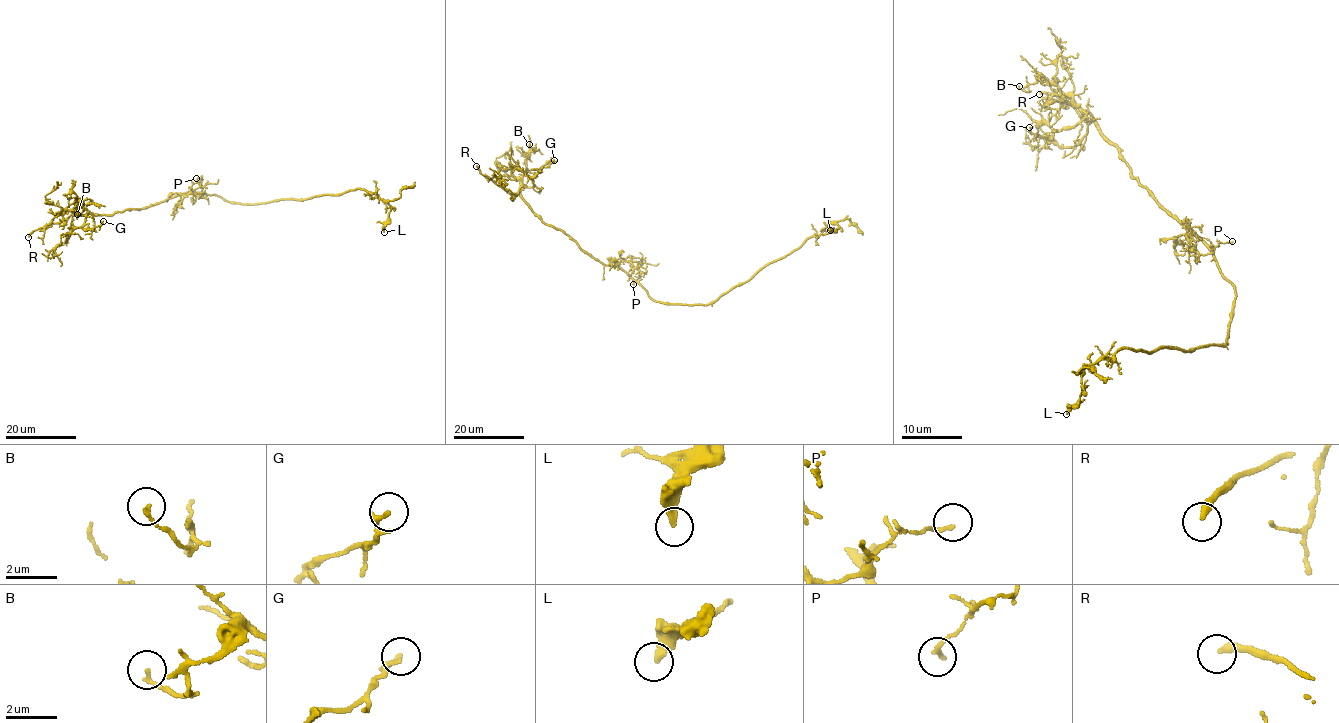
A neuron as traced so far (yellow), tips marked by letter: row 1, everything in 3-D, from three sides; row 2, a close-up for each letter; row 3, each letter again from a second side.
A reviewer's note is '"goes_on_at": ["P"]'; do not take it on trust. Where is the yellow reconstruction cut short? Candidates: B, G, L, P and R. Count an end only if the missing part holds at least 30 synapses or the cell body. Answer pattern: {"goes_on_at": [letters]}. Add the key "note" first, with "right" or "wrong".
{"note": "wrong", "goes_on_at": ["R"]}

